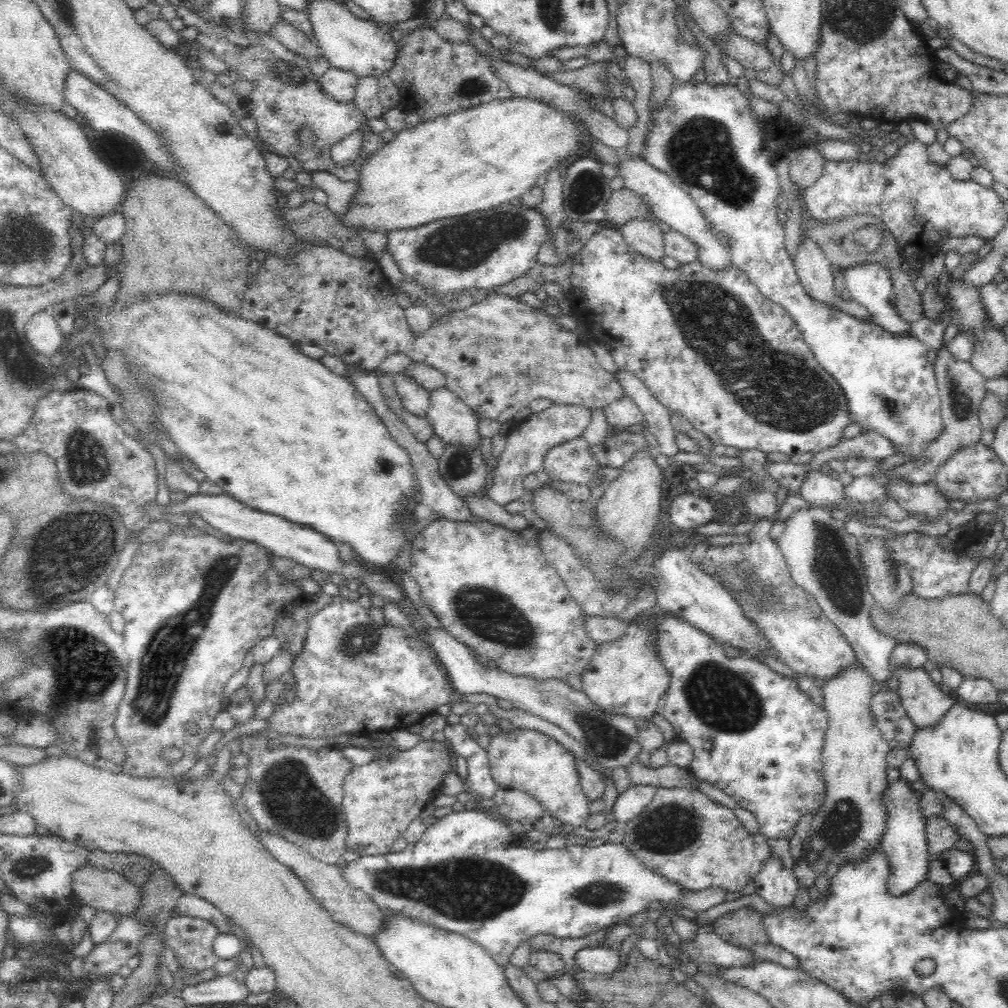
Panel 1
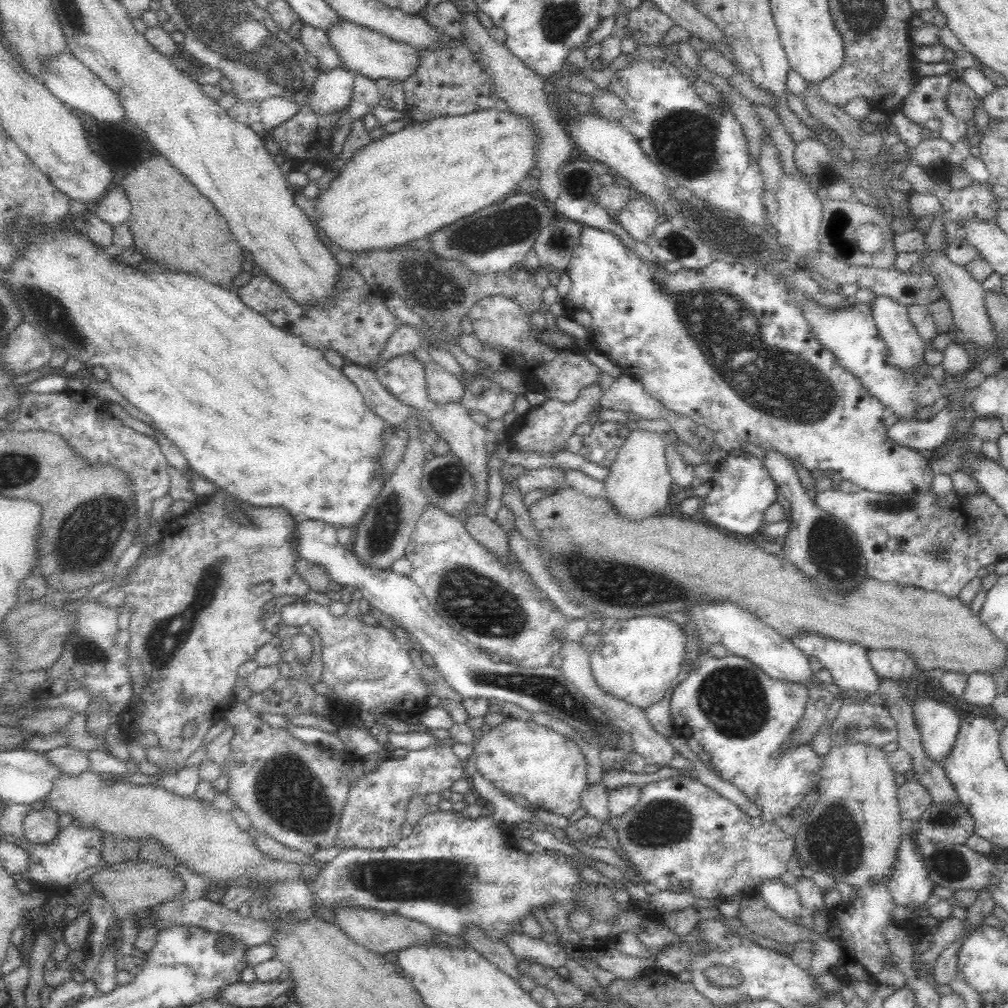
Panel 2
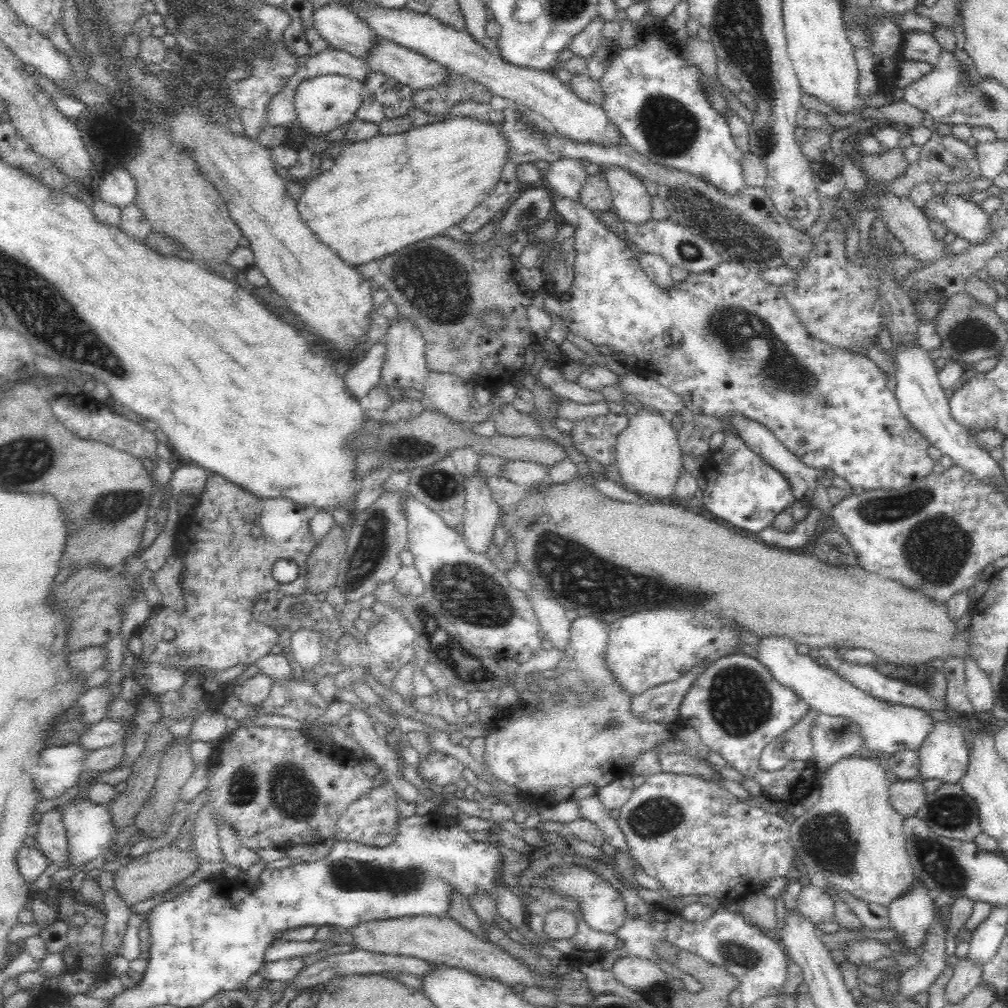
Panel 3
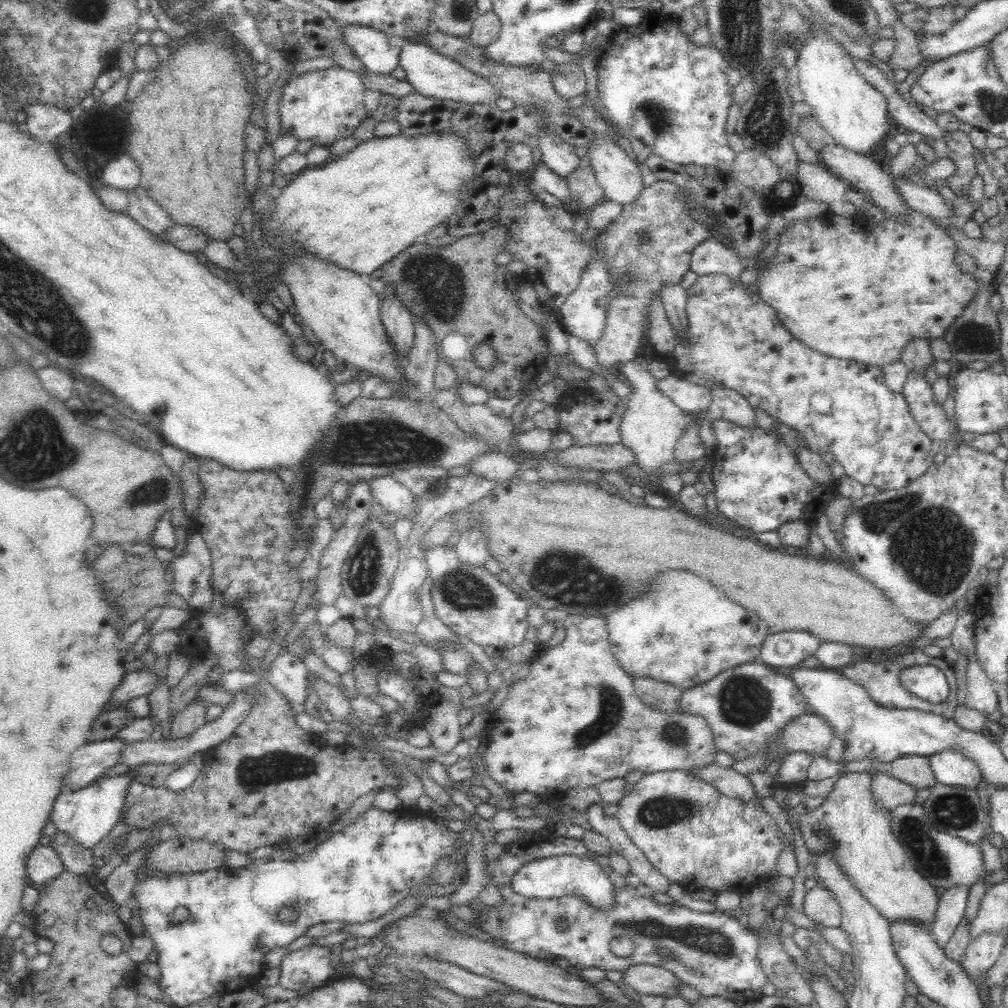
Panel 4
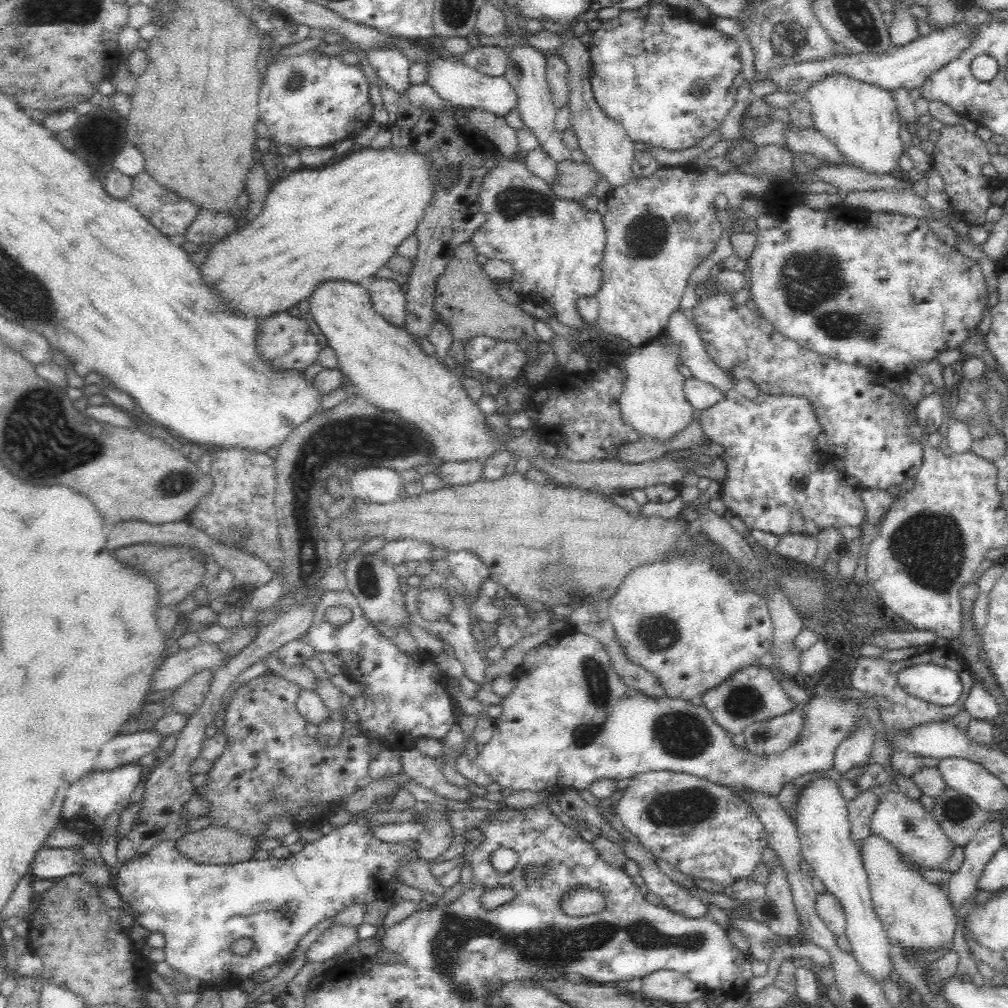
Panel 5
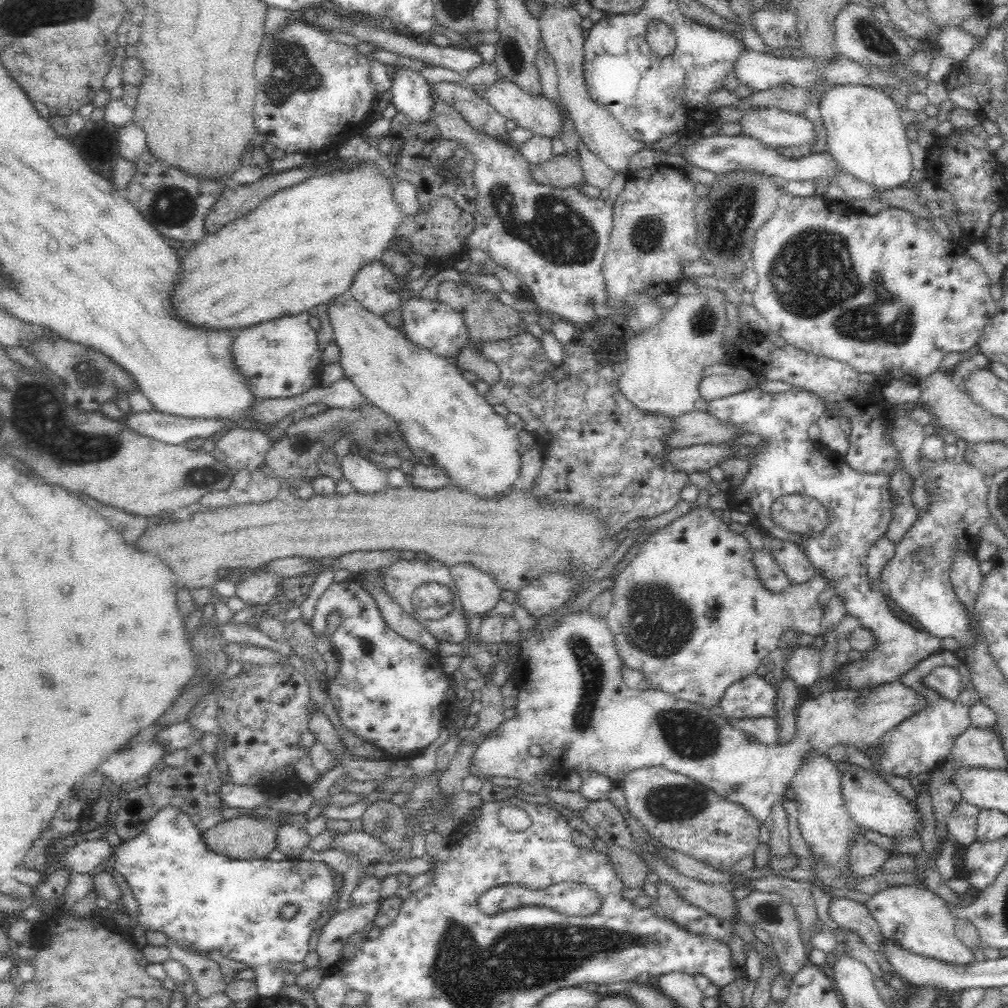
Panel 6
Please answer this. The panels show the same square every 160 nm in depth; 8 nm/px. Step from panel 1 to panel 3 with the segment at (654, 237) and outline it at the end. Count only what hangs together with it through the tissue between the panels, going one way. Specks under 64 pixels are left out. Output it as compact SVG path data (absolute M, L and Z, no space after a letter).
M621 166L602 167L613 198L612 210L632 225L643 225L652 220L652 199L646 187L634 173Z

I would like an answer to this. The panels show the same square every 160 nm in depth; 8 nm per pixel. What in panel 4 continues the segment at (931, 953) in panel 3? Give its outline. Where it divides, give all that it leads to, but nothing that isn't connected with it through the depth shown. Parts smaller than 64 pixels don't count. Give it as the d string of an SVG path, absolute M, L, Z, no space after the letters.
M956 886L946 890L943 896L940 896L935 920L930 926L932 938L936 941L938 948L944 950L948 945L951 937L954 935L955 929L965 916L967 897L969 888L964 886Z

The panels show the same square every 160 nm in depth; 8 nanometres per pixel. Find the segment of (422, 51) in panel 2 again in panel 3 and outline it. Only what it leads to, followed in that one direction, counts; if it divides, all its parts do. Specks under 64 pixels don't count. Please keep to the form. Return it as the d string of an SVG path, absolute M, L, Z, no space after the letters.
M444 68L444 71L446 80L438 86L420 88L412 92L411 106L418 107L430 115L438 115L438 118L444 118L446 112L450 112L456 103L462 101L490 104L494 94L488 86L448 68Z

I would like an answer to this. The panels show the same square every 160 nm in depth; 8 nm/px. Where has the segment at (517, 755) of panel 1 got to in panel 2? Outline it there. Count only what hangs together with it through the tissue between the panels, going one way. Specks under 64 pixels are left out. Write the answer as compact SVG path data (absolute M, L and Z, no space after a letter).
M507 720L498 726L486 728L484 734L473 744L473 754L476 756L479 772L505 795L520 794L530 804L537 804L540 809L566 818L581 807L581 792L587 786L586 758L572 740L566 739L550 727L538 725L534 720Z

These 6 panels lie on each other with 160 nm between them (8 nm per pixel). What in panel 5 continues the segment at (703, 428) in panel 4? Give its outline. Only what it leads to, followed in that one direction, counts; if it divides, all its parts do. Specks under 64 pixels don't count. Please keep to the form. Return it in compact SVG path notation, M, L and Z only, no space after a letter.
M680 305L674 306L668 316L665 331L672 343L678 345L680 360L690 369L695 380L720 389L724 400L735 395L733 380L716 365L704 348L703 339L697 332L689 311L682 309Z

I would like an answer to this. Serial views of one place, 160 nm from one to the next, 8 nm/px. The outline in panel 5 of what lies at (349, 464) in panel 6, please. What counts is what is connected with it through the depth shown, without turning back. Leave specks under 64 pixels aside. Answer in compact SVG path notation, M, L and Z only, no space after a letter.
M389 468L354 470L349 477L351 493L368 504L390 504L401 496L403 486L398 471Z

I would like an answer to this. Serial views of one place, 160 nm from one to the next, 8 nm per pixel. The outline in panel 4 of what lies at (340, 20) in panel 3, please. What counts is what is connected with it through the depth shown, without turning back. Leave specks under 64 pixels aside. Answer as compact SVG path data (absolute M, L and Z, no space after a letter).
M358 24L341 26L344 45L352 49L354 57L372 72L388 74L398 66L400 48L408 41L374 28Z

